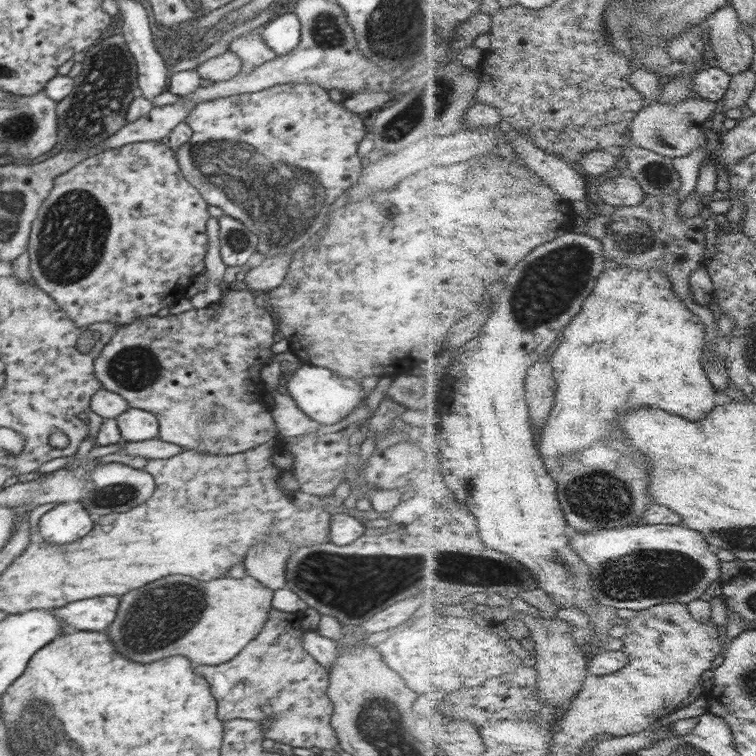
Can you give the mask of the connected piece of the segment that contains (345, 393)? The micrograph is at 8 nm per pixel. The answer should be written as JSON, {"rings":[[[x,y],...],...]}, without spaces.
{"rings":[[[302,366],[286,385],[294,405],[306,416],[320,424],[329,425],[340,422],[366,399],[367,394],[358,381],[341,377],[338,373],[318,366]]]}

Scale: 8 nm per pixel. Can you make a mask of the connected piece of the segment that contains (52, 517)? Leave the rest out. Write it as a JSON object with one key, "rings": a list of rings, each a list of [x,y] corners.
{"rings":[[[80,500],[60,503],[39,519],[38,537],[51,544],[70,544],[84,538],[94,523]]]}

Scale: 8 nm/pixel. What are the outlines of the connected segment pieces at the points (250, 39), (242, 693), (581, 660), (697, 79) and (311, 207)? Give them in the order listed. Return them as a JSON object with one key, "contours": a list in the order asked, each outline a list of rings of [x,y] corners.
{"contours":[[[[248,32],[243,36],[244,38],[234,38],[228,49],[241,60],[240,73],[254,73],[256,68],[277,57],[276,51],[266,44],[262,35]]],[[[270,609],[268,613],[268,622],[262,630],[260,630],[258,640],[250,642],[250,650],[242,650],[232,662],[226,662],[226,664],[220,664],[220,666],[196,666],[196,674],[204,676],[212,688],[212,696],[216,698],[218,702],[218,718],[220,720],[232,720],[232,718],[246,718],[246,720],[260,721],[266,719],[266,716],[270,718],[266,719],[264,723],[261,723],[261,729],[265,738],[281,742],[281,744],[290,744],[294,748],[316,748],[332,749],[339,745],[339,738],[336,736],[336,731],[331,727],[331,718],[333,713],[332,701],[328,699],[328,686],[329,685],[329,671],[325,666],[322,666],[316,659],[312,658],[304,649],[301,643],[302,628],[300,628],[300,622],[298,622],[298,612],[285,613],[284,611],[278,612],[278,609]]],[[[525,614],[521,619],[527,624],[532,640],[536,642],[538,661],[535,666],[540,671],[540,698],[554,706],[573,701],[583,689],[590,671],[588,654],[584,652],[583,645],[574,638],[576,627],[559,616],[546,620],[546,618],[539,618],[539,616],[535,618],[535,616]]],[[[722,67],[704,68],[694,76],[694,90],[698,92],[698,97],[718,103],[730,91],[732,78]]],[[[314,84],[277,85],[258,93],[236,94],[232,97],[202,102],[190,112],[184,123],[192,129],[192,137],[175,152],[175,159],[183,176],[208,204],[219,206],[224,214],[242,222],[258,235],[257,251],[263,254],[264,259],[278,256],[278,254],[288,254],[310,244],[312,238],[325,226],[328,209],[333,200],[359,179],[363,167],[358,157],[358,146],[364,138],[369,136],[358,114],[346,110],[342,103],[331,101],[329,92]]]]}

